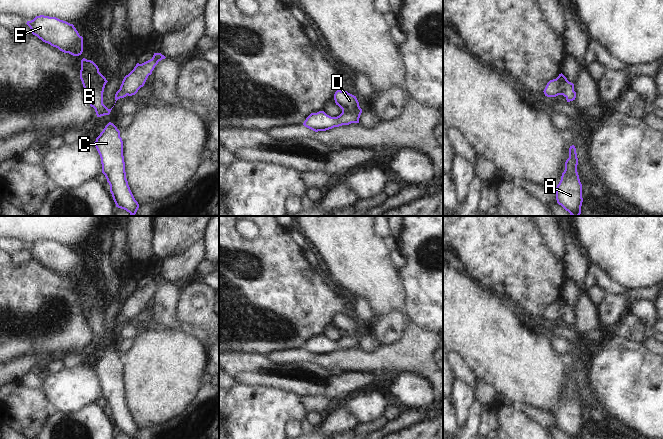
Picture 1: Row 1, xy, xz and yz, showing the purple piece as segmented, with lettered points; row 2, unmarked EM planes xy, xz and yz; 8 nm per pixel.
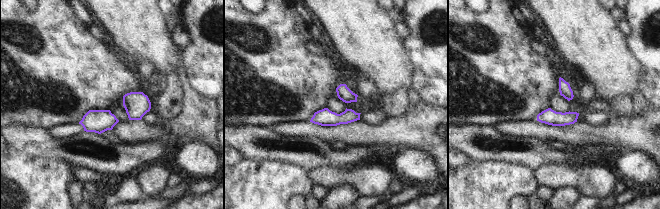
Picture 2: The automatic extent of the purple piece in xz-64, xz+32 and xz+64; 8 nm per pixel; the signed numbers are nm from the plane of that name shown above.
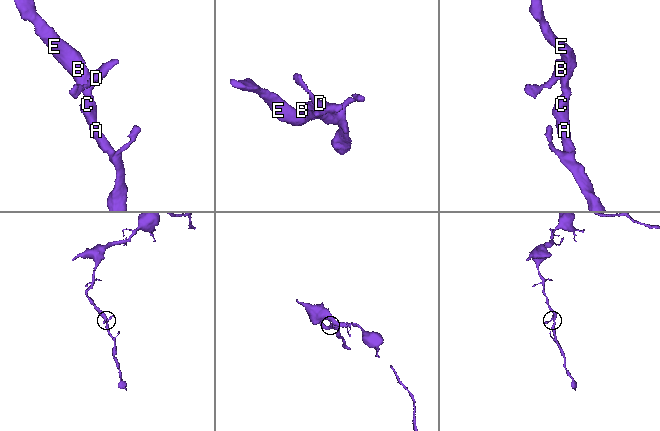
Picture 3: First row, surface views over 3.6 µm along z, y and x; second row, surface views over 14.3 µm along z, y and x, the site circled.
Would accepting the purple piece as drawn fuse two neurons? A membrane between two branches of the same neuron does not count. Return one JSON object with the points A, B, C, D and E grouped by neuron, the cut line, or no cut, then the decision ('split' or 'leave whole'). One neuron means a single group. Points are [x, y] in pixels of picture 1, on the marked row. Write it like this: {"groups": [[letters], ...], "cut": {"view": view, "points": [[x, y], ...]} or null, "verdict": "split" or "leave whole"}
{"groups": [["A", "B", "C", "D", "E"]], "cut": null, "verdict": "leave whole"}

